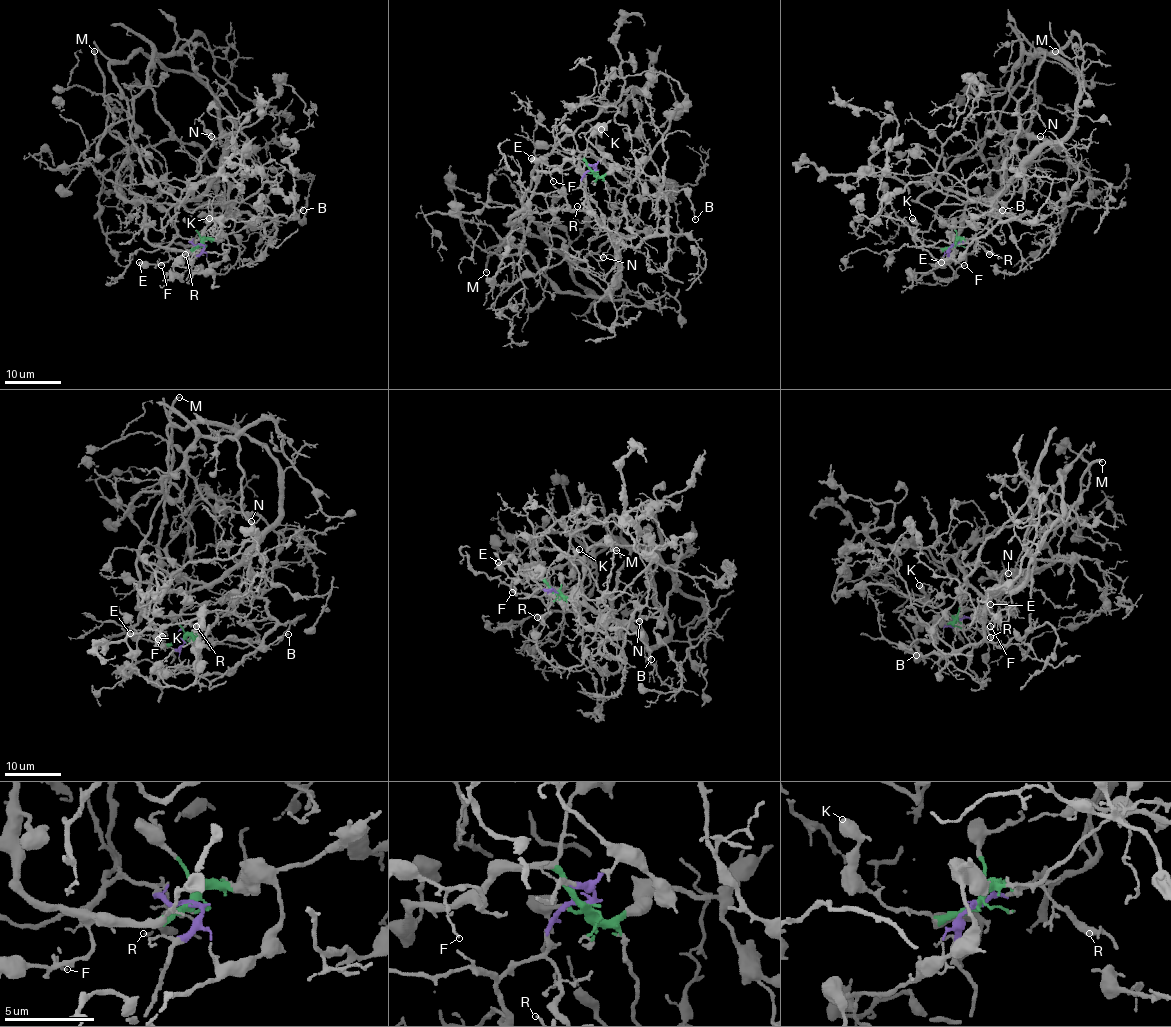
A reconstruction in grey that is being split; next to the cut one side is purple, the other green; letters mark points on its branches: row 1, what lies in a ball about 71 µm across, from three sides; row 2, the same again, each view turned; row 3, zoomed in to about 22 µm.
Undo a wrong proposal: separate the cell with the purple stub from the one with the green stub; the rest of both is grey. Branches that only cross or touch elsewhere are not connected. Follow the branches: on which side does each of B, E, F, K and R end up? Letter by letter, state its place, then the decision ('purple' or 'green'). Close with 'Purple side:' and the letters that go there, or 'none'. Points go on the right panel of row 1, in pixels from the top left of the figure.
B: at (1002, 210); green
E: at (941, 262); green
F: at (964, 265); green
K: at (912, 218); green
R: at (989, 254); purple
Purple side: R

